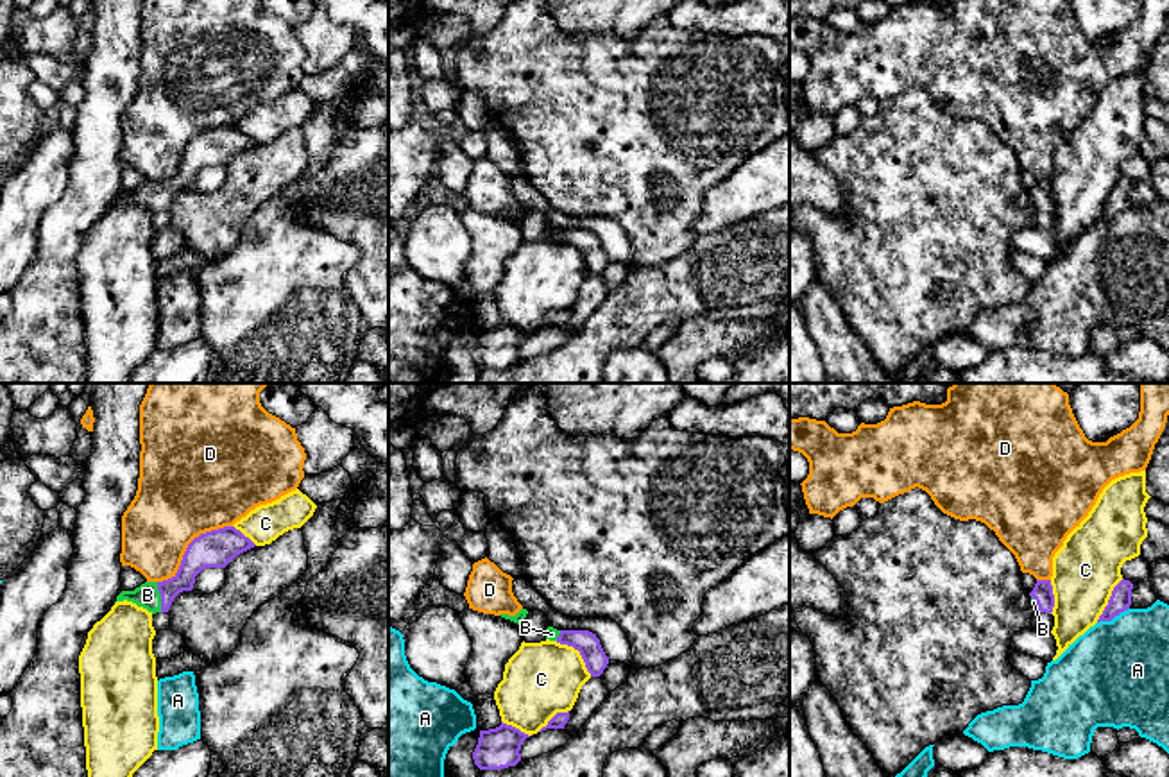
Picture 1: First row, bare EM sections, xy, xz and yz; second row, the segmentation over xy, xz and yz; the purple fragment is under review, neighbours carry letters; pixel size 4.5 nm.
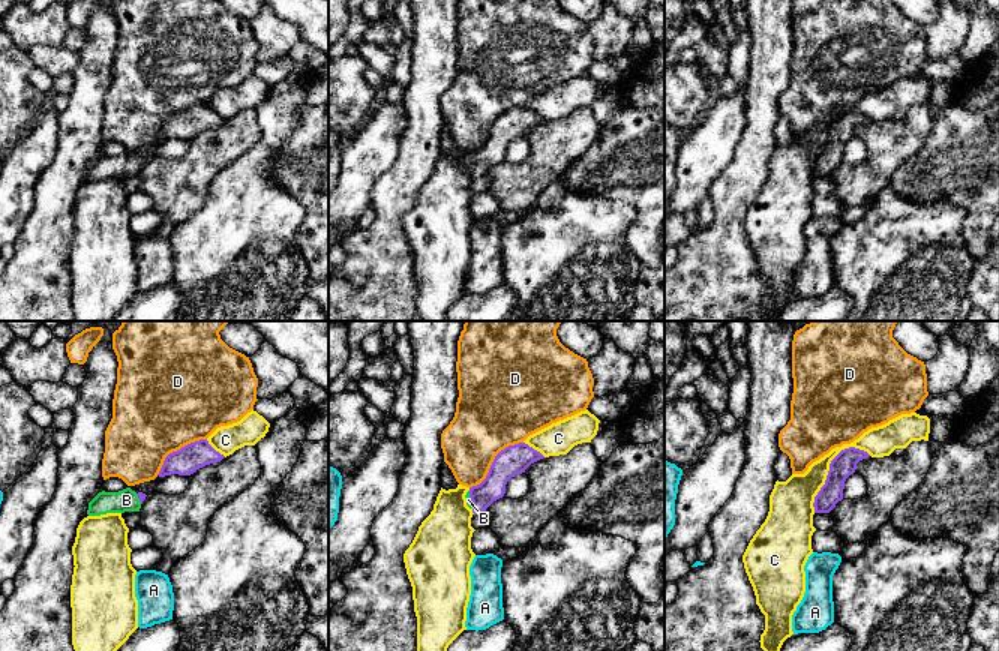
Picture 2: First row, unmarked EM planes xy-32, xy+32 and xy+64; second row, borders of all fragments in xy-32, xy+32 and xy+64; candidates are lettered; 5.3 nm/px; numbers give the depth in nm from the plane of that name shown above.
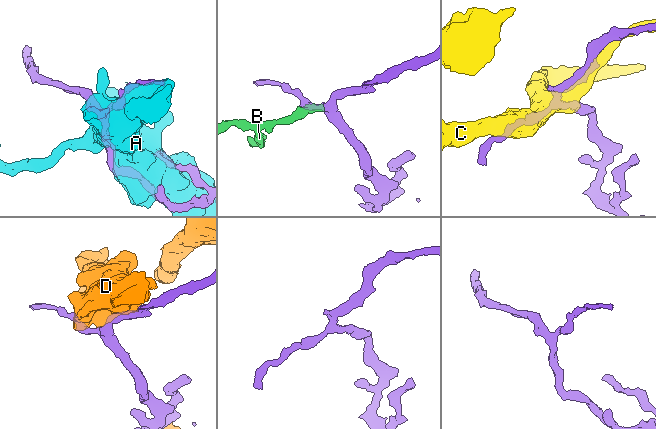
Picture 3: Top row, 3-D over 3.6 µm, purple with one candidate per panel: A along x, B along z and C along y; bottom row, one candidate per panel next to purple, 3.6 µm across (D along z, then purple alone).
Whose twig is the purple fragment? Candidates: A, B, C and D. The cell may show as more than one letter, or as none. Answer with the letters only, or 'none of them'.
B

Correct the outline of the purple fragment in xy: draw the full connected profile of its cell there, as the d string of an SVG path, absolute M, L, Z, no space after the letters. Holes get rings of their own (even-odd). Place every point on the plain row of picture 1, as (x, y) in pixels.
M224 125L195 136L181 159L177 172L163 181L145 181L134 190L122 190L116 201L132 201L149 211L168 211L174 197L192 190L195 175L206 166L226 166L236 154L256 143L235 125Z

